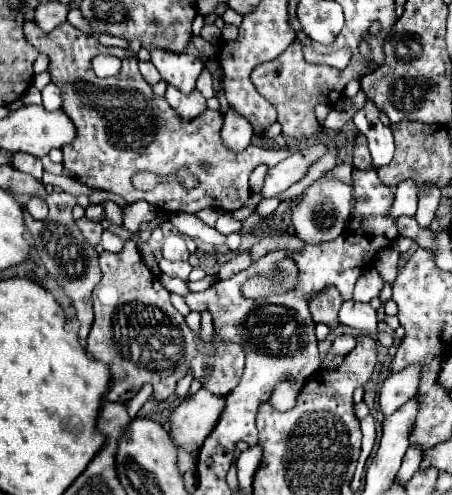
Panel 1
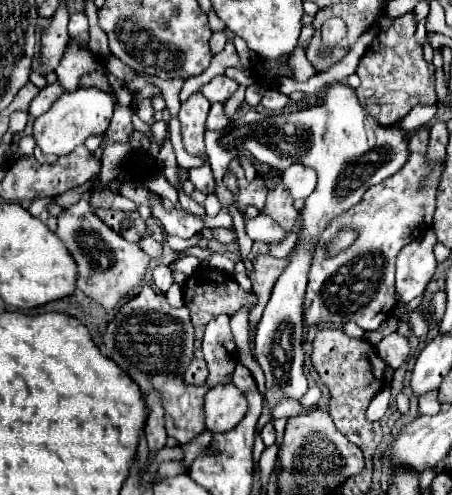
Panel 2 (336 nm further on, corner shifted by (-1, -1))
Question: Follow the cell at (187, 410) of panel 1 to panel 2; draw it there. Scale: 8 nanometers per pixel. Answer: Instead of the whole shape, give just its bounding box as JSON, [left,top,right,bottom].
[204,384,246,434]

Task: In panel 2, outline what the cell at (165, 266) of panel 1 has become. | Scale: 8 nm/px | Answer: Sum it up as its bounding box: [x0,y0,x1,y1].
[152,264,174,292]

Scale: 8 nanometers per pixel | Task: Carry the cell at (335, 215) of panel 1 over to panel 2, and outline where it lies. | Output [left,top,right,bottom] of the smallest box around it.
[204,84,408,412]

